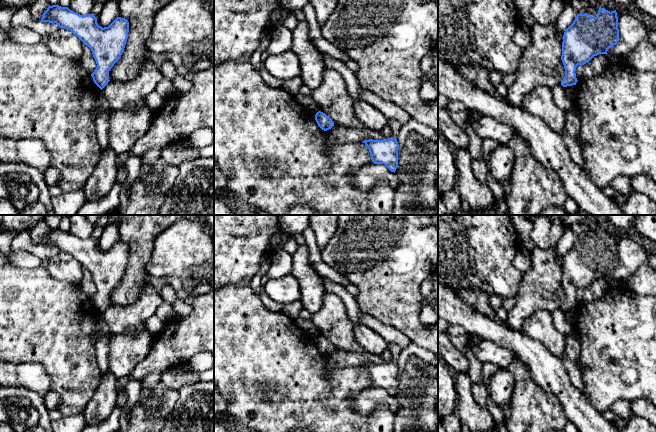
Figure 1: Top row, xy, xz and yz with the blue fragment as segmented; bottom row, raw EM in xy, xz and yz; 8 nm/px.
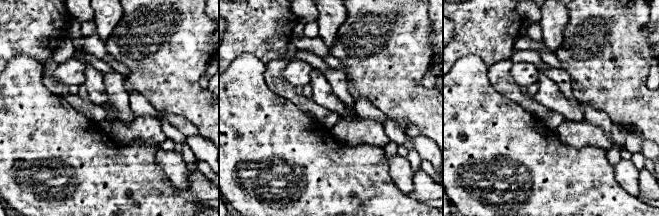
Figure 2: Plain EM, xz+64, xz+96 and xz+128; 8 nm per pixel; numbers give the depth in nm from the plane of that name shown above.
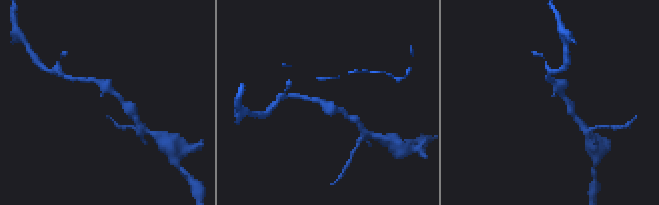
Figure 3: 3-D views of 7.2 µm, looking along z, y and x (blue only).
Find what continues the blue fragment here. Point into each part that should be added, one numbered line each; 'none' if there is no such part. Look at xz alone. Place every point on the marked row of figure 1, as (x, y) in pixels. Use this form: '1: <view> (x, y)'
none

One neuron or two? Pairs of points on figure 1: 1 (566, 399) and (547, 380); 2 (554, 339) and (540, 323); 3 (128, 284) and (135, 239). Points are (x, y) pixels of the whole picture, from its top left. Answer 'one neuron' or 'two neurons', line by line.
1: one neuron
2: one neuron
3: one neuron

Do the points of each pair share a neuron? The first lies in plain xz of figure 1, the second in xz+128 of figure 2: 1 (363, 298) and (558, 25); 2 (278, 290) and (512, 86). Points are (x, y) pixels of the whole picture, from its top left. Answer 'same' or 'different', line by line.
1: different
2: different

